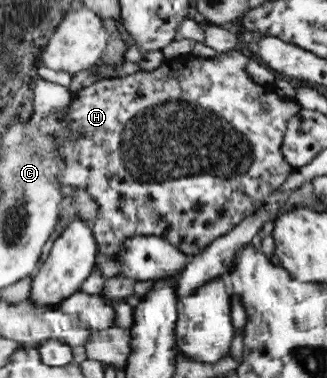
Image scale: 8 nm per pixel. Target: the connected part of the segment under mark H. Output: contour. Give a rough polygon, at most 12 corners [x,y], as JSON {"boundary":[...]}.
{"boundary":[[239,50],[101,80],[55,136],[99,251],[198,255],[296,170]]}

